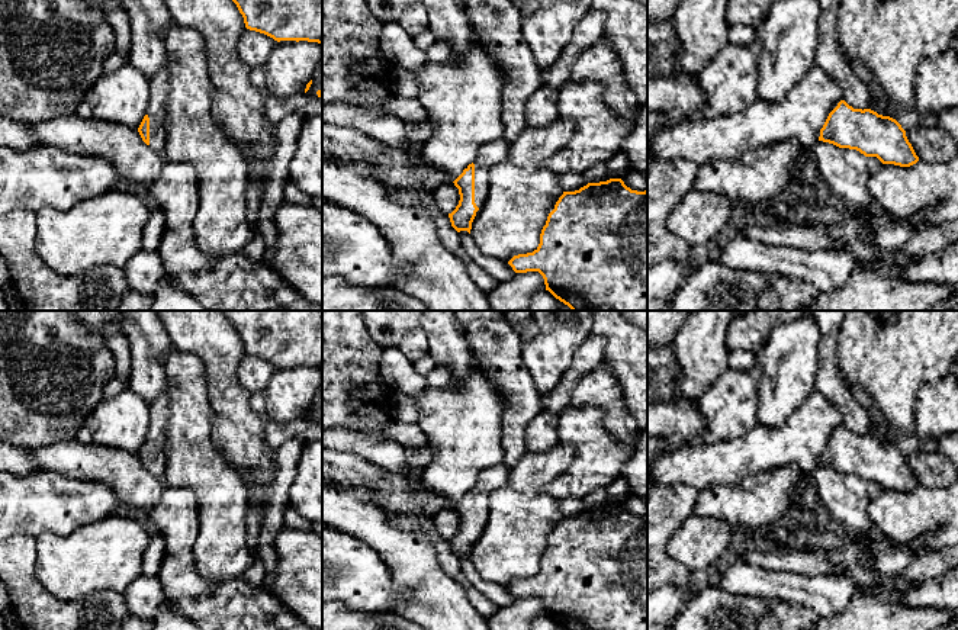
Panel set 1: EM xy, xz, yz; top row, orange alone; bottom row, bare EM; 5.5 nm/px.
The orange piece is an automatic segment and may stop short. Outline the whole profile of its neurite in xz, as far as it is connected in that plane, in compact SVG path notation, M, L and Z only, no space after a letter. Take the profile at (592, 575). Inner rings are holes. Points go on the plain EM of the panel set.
M621 504L563 517L549 539L533 578L514 581L515 598L539 597L565 630L647 630L647 514L631 515Z

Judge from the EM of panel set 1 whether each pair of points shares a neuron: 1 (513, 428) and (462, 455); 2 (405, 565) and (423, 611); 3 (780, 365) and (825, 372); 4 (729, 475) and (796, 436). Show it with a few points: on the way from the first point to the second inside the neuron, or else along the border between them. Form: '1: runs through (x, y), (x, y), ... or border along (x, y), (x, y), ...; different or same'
1: border along (502, 399), (501, 463); different
2: runs through (417, 577), (423, 582), (423, 600); same
3: border along (820, 337), (815, 389); different
4: runs through (745, 459), (764, 447), (780, 447); same

